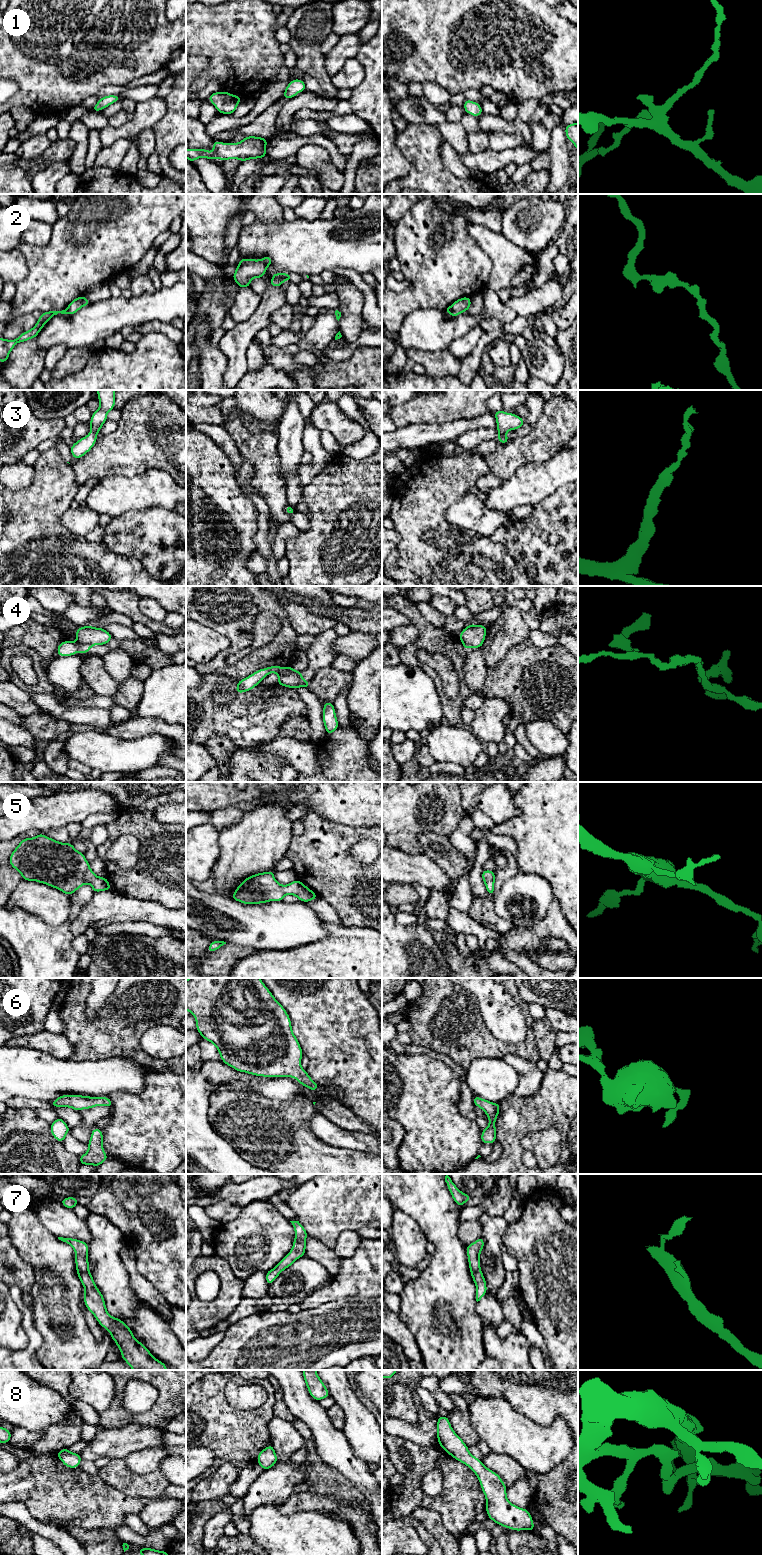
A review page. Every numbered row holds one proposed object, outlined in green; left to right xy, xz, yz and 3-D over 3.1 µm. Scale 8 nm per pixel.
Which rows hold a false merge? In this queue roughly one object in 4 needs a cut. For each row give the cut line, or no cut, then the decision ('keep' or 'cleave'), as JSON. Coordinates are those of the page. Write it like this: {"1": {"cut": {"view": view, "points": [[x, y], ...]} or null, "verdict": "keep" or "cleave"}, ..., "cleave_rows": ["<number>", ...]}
{"1": {"cut": null, "verdict": "keep"}, "2": {"cut": {"view": "xz", "points": [[262, 259], [267, 266]]}, "verdict": "cleave"}, "3": {"cut": null, "verdict": "keep"}, "4": {"cut": {"view": "xy", "points": [[77, 640], [92, 645]]}, "verdict": "cleave"}, "5": {"cut": null, "verdict": "keep"}, "6": {"cut": null, "verdict": "keep"}, "7": {"cut": null, "verdict": "keep"}, "8": {"cut": null, "verdict": "keep"}, "cleave_rows": ["2", "4"]}

